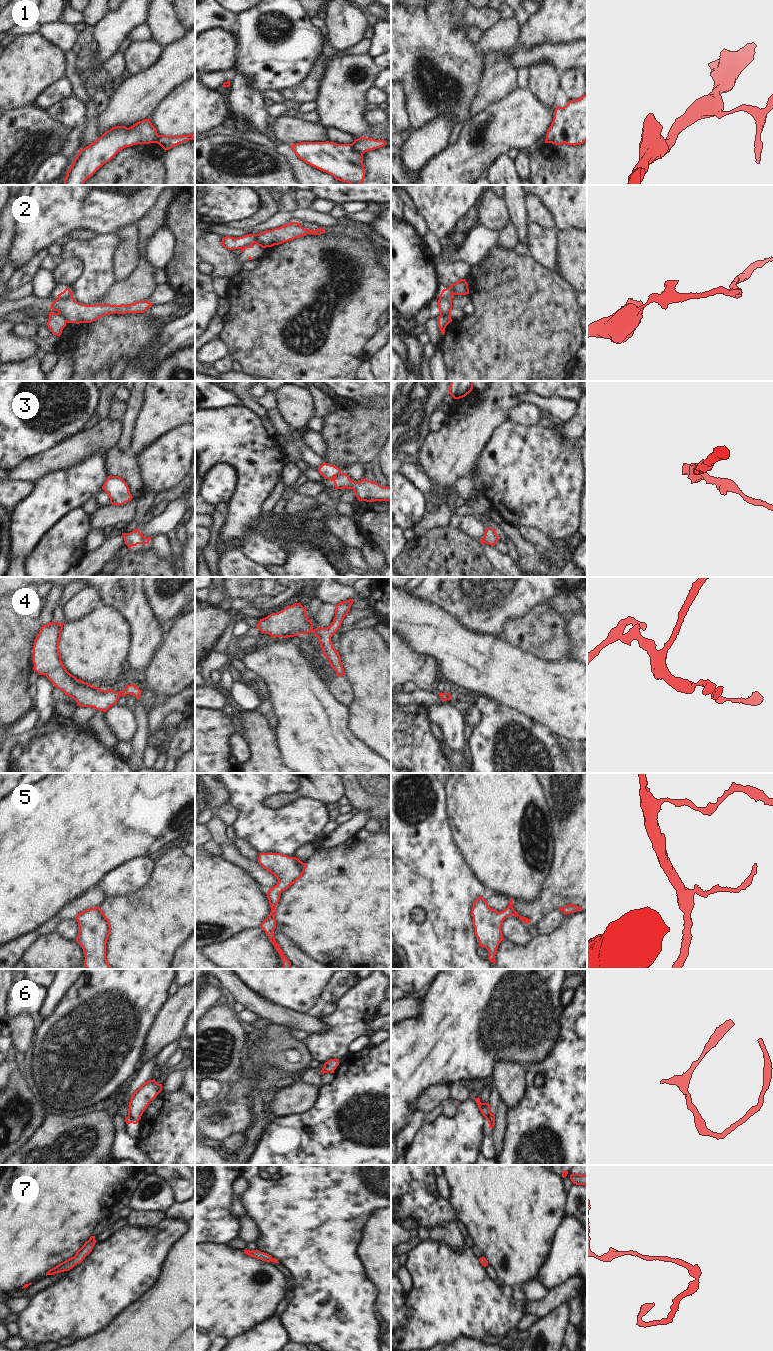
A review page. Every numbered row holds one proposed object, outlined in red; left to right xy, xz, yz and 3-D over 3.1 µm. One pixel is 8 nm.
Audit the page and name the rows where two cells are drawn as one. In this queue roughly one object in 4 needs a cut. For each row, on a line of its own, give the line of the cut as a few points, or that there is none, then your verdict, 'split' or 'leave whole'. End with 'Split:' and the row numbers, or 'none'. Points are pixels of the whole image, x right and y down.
1: cut xz (351, 144), (362, 154); split
2: cut xy (58, 312), (66, 321); split
3: cut xz (340, 472), (335, 476); split
4: cut none; leave whole
5: cut none; leave whole
6: cut none; leave whole
7: cut none; leave whole
Split: 1, 2, 3

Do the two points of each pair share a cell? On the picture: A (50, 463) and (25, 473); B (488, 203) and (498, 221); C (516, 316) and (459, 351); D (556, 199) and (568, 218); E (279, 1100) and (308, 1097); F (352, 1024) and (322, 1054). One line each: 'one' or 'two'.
A: one
B: one
C: one
D: one
E: one
F: one

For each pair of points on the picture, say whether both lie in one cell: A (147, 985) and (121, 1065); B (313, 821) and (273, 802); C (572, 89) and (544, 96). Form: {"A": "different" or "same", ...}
{"A": "same", "B": "different", "C": "different"}

